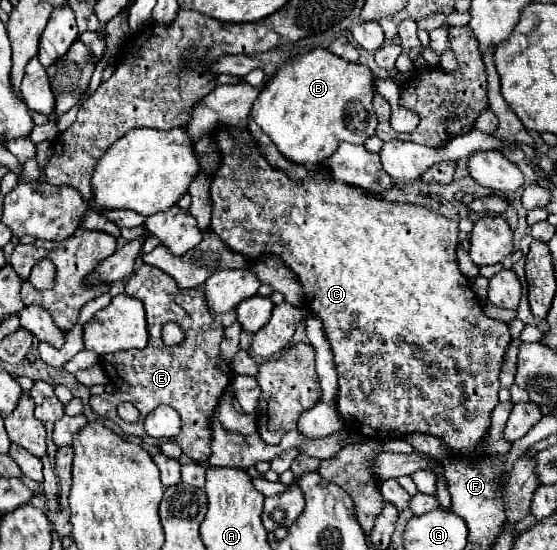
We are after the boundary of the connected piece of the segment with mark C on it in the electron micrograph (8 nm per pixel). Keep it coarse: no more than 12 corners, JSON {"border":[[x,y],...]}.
{"border":[[212,133],[210,229],[276,255],[366,439],[478,457],[508,323],[458,221]]}

